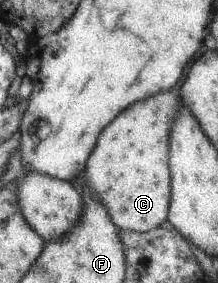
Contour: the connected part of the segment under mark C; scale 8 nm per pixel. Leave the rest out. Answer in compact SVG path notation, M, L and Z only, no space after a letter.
M160 91L124 107L98 133L82 178L119 230L143 233L167 220L169 128L180 106L178 95Z

